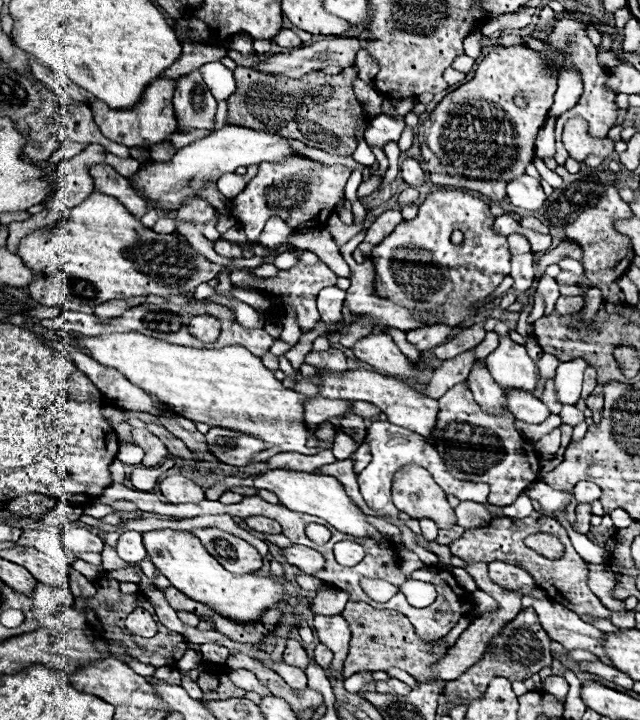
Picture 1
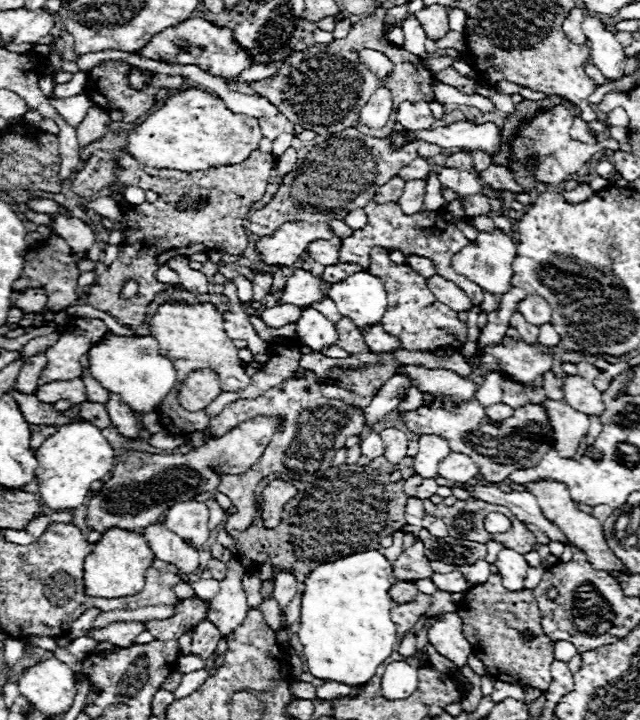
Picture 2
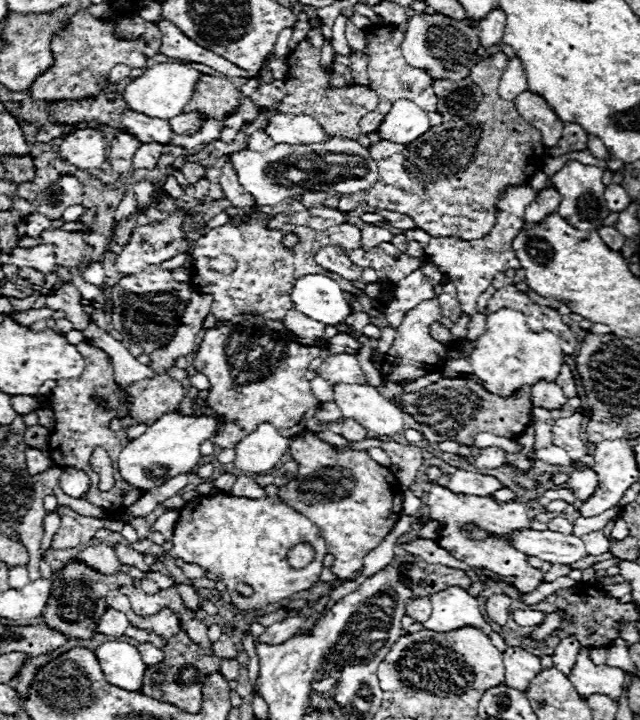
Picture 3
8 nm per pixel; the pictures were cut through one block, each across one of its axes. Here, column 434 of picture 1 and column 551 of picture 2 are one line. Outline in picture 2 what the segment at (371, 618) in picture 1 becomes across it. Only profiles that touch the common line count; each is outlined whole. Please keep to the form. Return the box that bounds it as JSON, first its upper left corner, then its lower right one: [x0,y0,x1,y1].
[456,574,554,692]

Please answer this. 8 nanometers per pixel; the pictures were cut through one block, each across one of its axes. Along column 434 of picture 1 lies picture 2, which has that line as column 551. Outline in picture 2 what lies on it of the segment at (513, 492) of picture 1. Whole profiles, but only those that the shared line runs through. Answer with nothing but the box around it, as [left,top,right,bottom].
[400,396,554,484]

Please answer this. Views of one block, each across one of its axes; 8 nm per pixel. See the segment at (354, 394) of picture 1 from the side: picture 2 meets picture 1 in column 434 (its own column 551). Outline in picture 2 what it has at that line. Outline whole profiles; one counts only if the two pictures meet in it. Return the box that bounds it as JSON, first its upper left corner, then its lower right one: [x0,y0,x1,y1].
[542,400,590,458]

